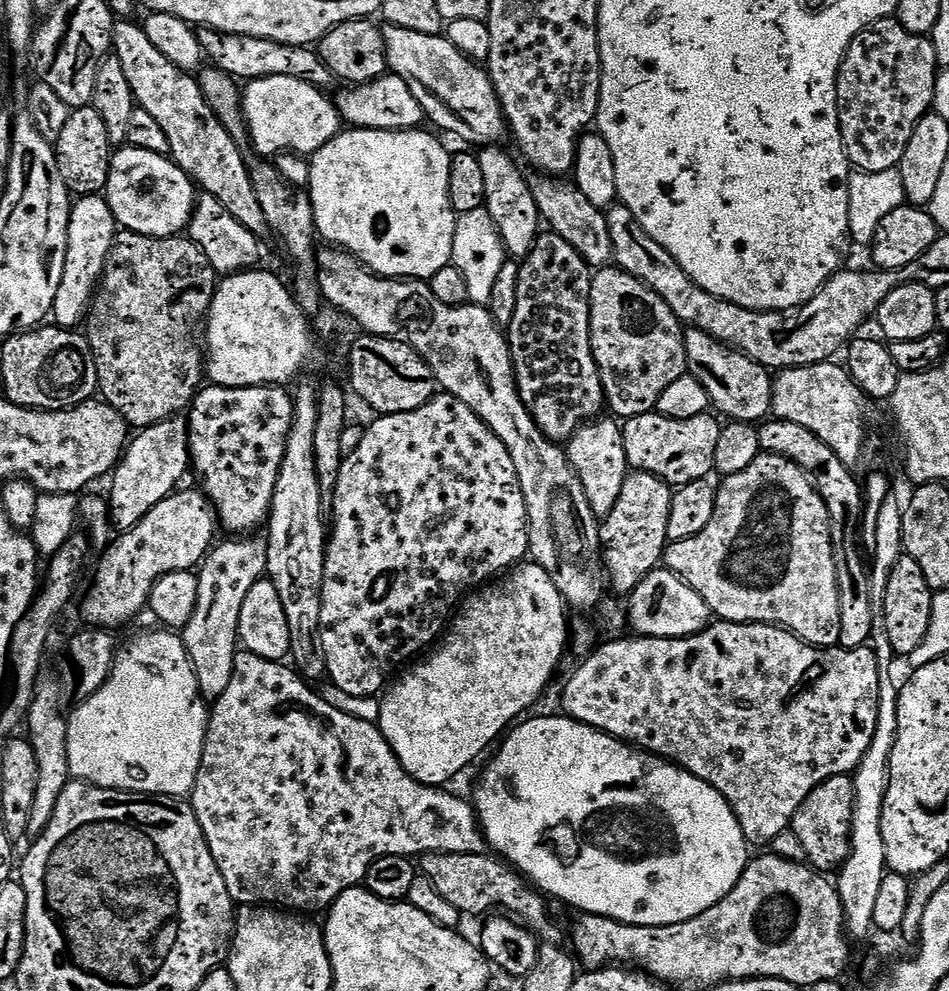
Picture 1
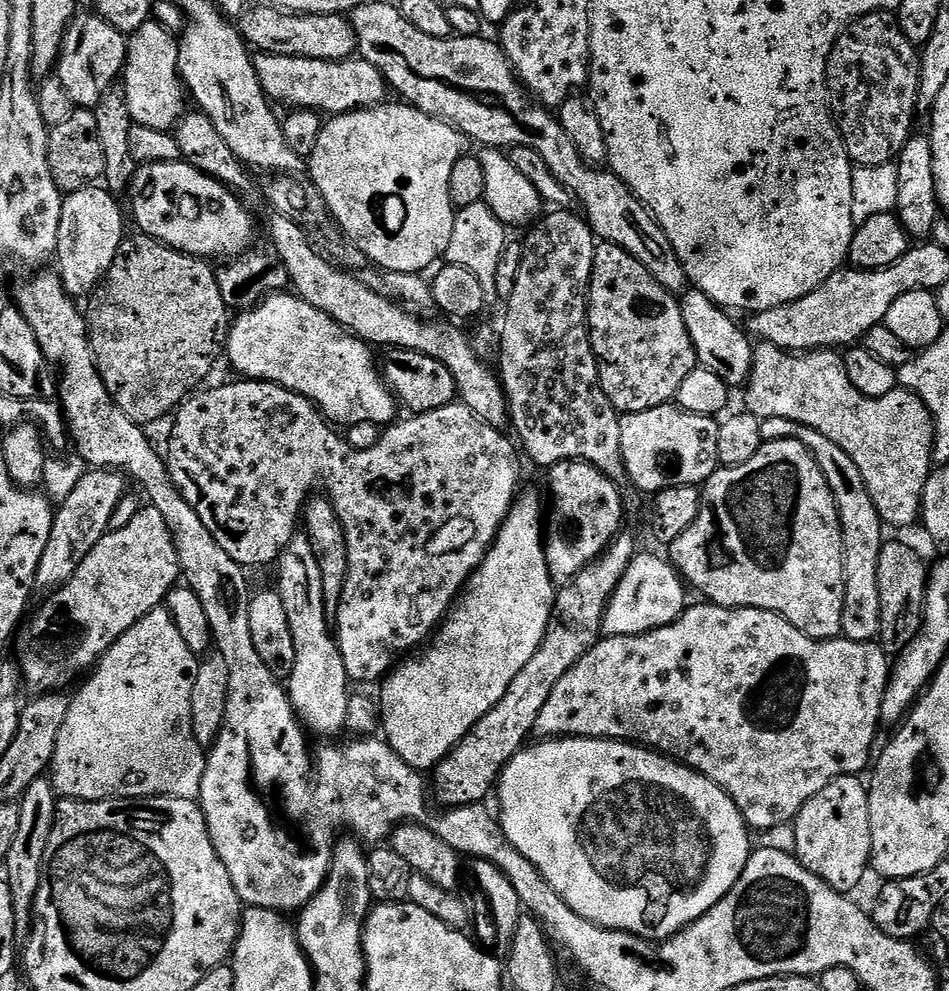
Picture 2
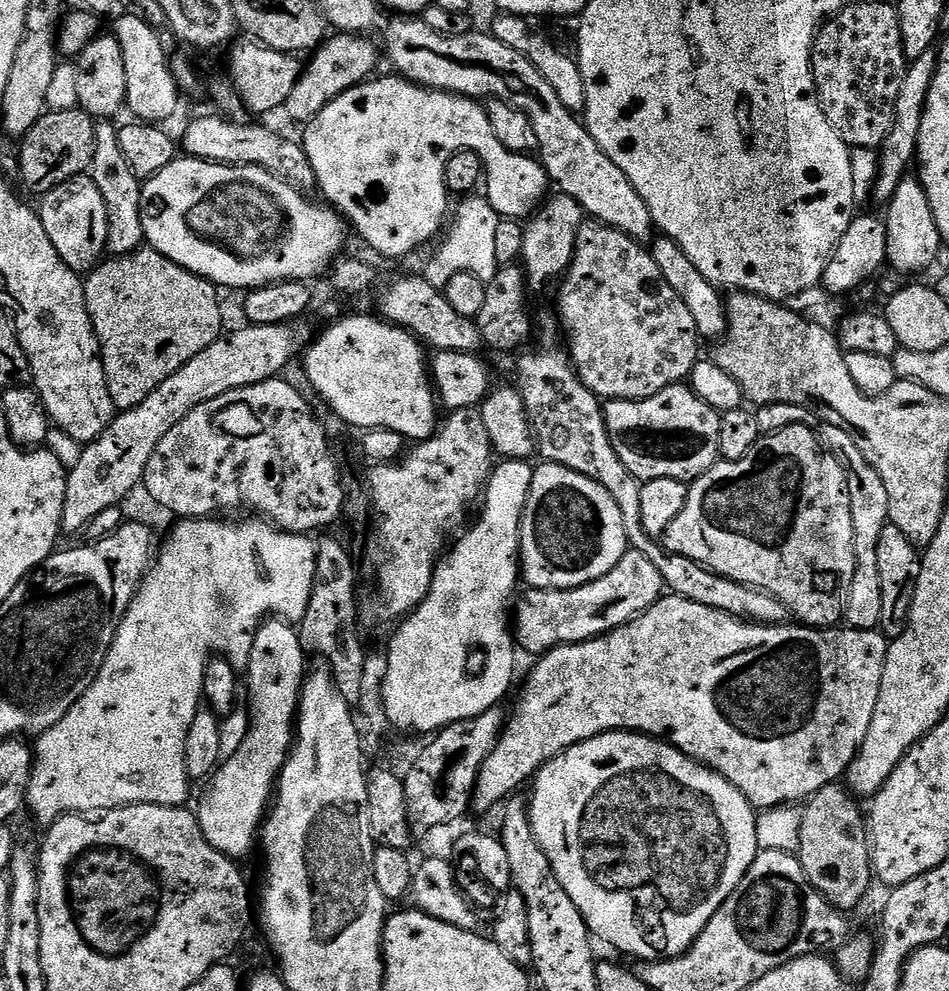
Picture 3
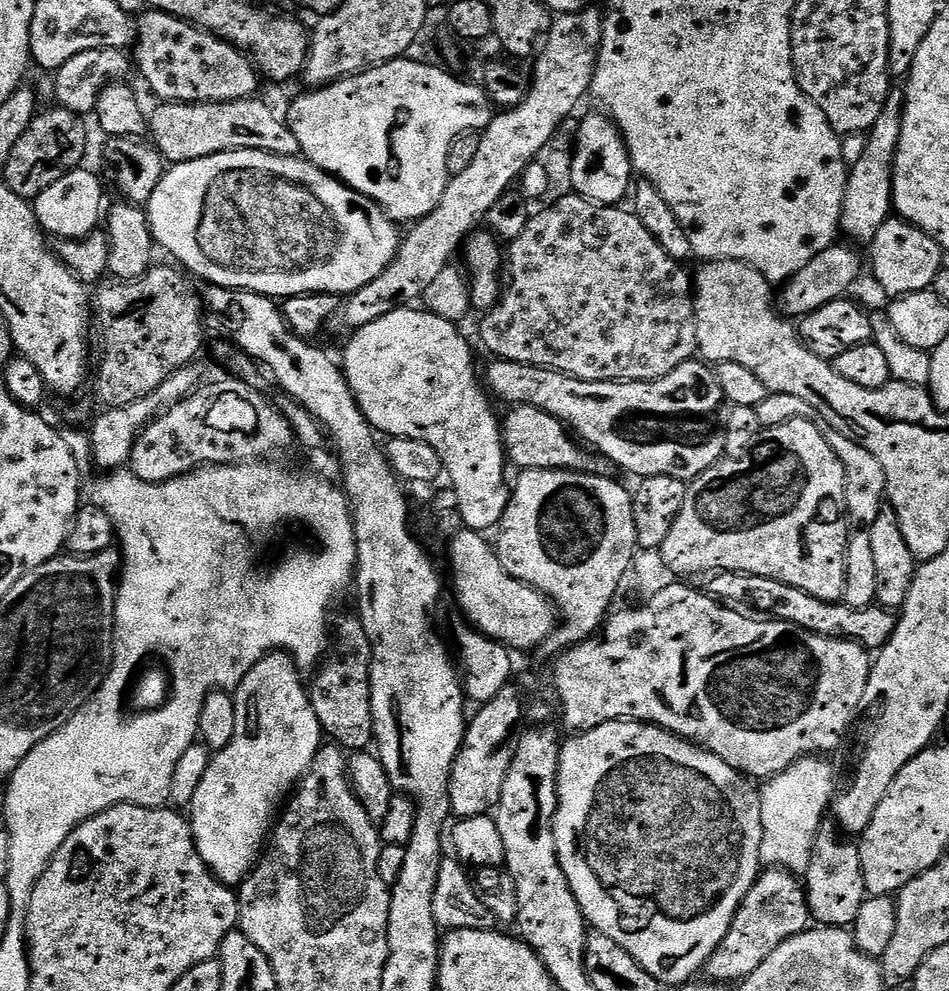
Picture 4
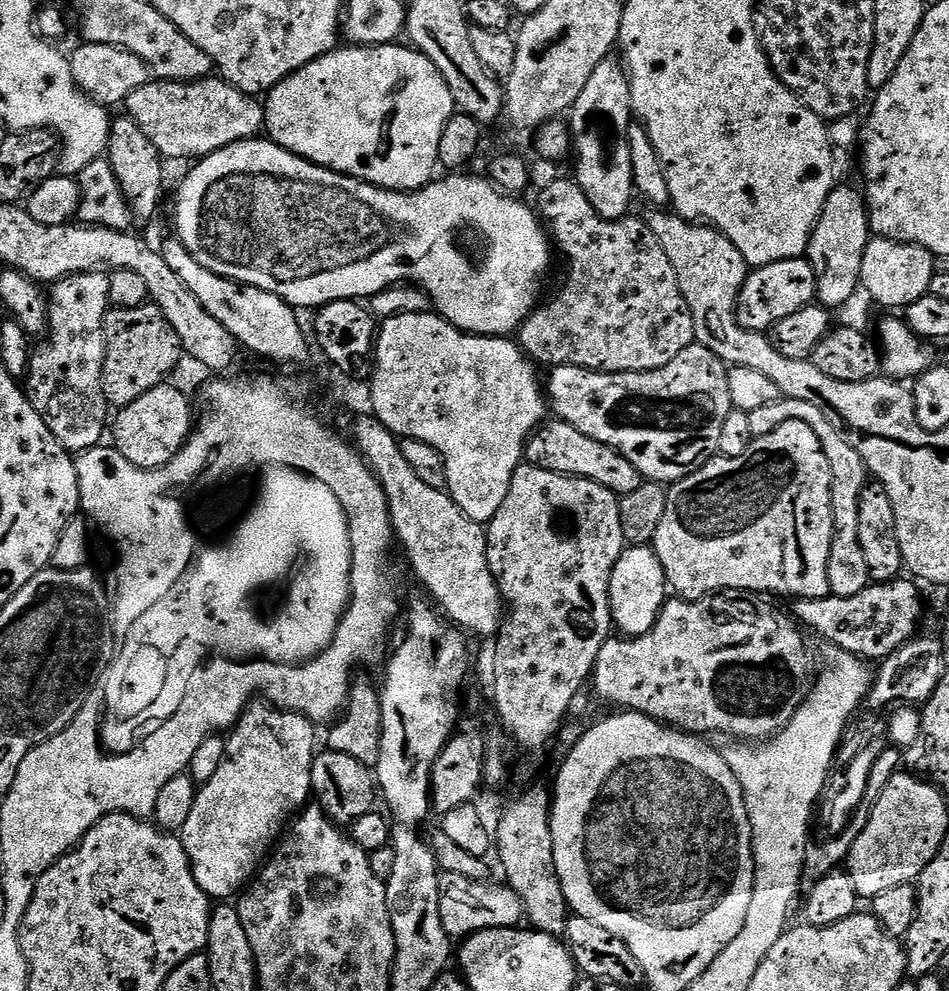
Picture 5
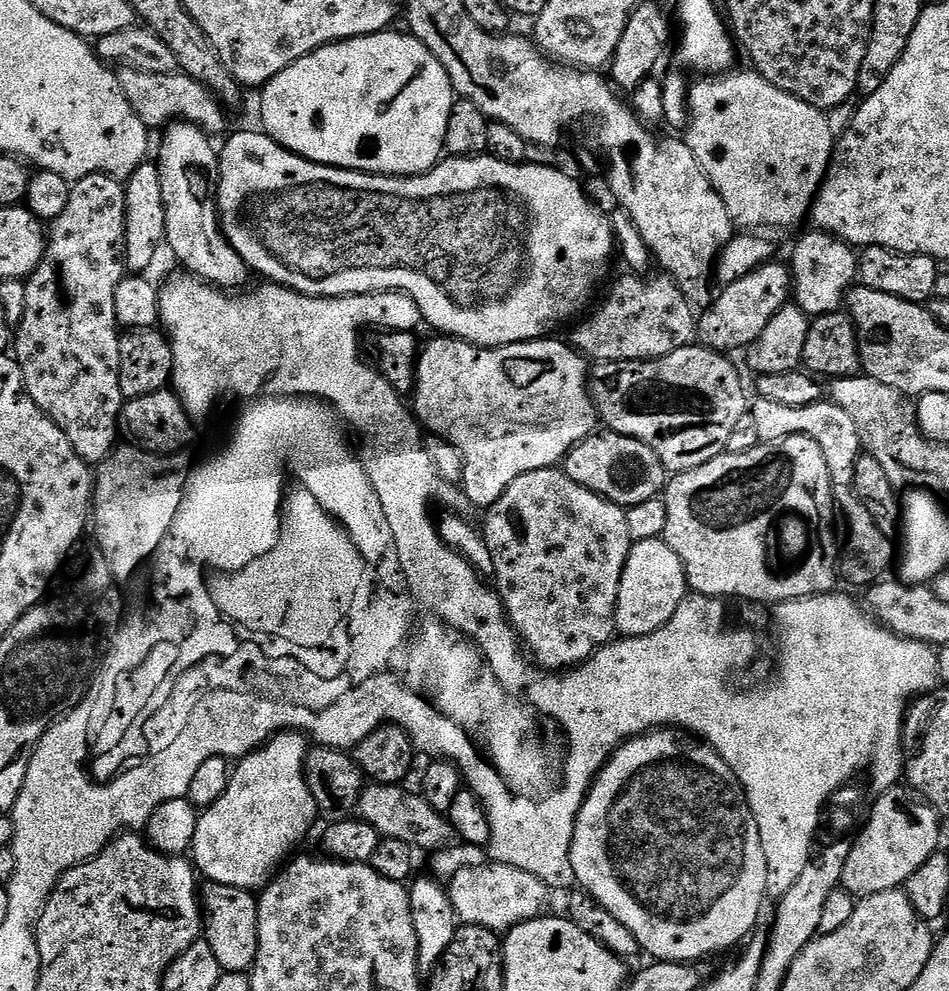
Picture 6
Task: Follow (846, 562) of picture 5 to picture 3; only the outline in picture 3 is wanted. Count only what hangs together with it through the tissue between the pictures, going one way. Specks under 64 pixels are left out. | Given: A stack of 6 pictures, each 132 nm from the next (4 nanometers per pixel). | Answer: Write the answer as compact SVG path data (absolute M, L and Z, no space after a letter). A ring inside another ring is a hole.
M769 404L757 407L754 413L760 431L764 434L779 432L780 429L785 428L788 424L807 424L811 426L813 434L820 439L820 444L825 452L829 452L844 467L844 477L846 478L846 486L850 494L850 518L854 522L856 569L854 570L852 585L846 594L843 623L849 628L857 628L863 632L877 631L880 626L880 619L882 618L882 590L878 582L878 554L876 553L876 547L878 546L878 538L882 534L882 530L890 522L888 518L890 494L886 494L886 485L882 483L878 470L874 470L874 466L870 466L870 462L866 462L866 458L862 458L862 450L858 450L858 446L854 446L854 438L850 438L850 434L846 434L846 430L838 430L838 426L830 426L825 420L818 419L816 413L807 408L794 408L786 404Z

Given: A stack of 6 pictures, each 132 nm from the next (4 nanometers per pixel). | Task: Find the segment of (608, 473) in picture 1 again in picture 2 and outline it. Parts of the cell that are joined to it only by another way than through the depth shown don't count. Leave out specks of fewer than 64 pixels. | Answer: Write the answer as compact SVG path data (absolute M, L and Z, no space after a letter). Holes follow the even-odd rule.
M563 460L547 469L548 488L552 491L552 517L546 520L544 553L553 581L567 582L576 576L587 564L593 564L621 531L620 519L626 516L626 509L619 492L617 481L609 478L602 470L584 460Z

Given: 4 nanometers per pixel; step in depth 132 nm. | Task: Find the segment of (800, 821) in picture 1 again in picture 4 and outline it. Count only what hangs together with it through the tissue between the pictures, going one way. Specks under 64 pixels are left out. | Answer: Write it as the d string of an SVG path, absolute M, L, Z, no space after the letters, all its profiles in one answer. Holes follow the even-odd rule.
M821 827L808 863L806 891L808 910L817 925L826 928L848 928L852 925L866 899L859 843L845 838L835 827Z

